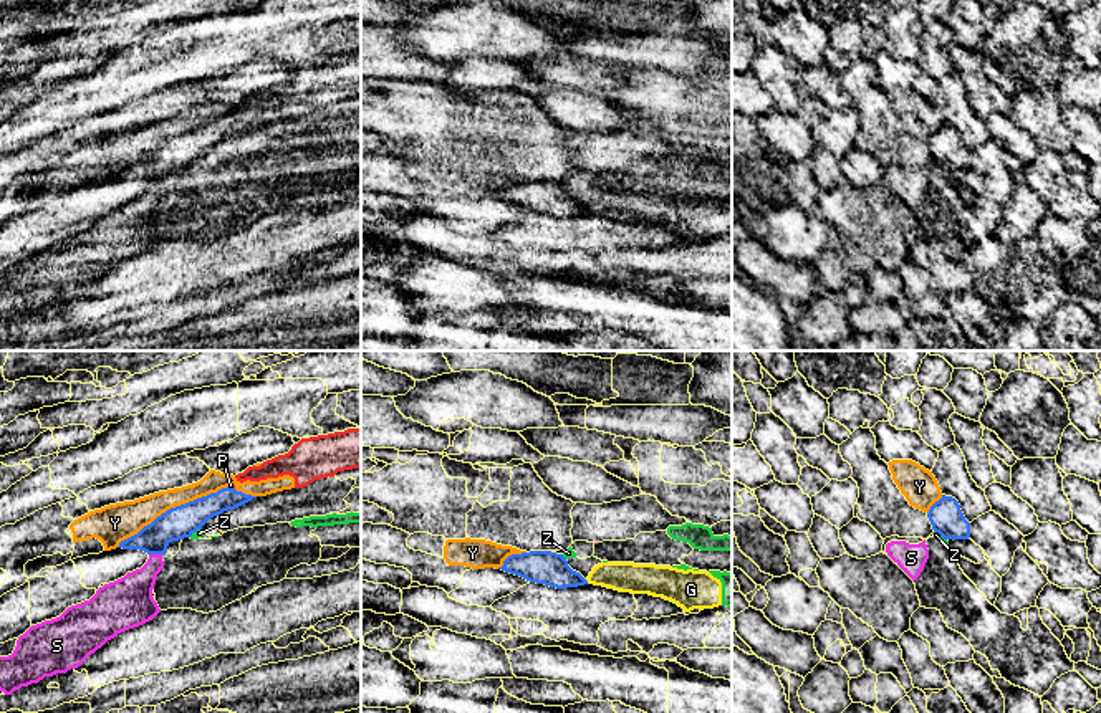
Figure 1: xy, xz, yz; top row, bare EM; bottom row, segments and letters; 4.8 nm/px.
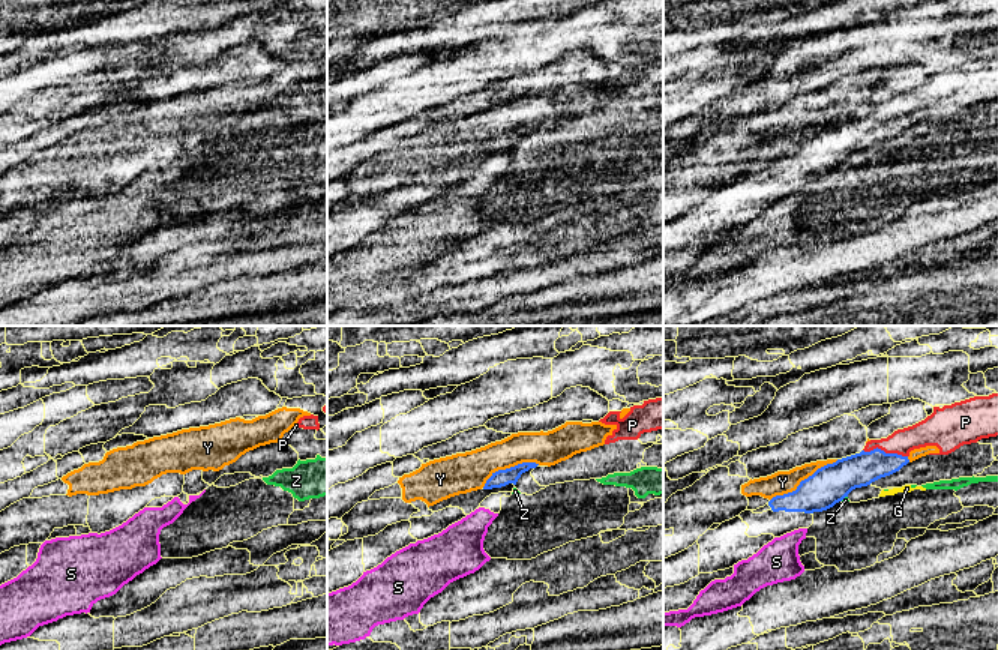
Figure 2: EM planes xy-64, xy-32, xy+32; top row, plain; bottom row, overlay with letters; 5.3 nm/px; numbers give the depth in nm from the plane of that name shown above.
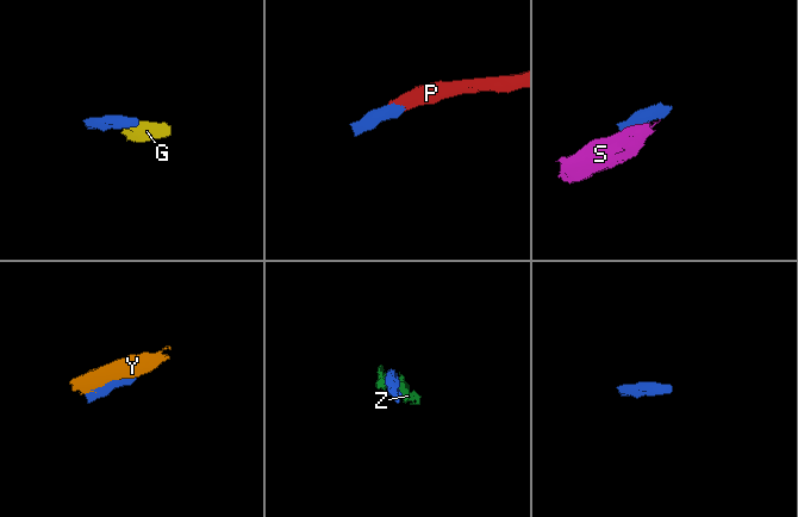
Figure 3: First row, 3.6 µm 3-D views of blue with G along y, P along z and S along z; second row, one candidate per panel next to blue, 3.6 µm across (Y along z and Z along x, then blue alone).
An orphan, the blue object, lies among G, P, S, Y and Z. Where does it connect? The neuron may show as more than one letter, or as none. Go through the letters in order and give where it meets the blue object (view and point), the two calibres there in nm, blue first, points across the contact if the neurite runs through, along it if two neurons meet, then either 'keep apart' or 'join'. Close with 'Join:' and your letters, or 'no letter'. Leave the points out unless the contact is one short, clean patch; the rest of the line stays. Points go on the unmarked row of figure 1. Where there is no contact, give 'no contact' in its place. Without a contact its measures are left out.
G: contact xz (586, 210); calibres 160 and 140 nm; border xz (585, 209), (588, 212); keep apart
P: contact xy (232, 118); calibres 140 and 20 nm; way xy (191, 146), (217, 133), (232, 118), (230, 114); join
S: contact xy (154, 182); calibres 160 and 220 nm; border xy (161, 182), (149, 186); keep apart
Y: contact xy (173, 138); calibres 160 and 180 nm; keep apart
Z: contact xy (194, 161); calibres 160 and 50 nm; border xy (201, 157), (189, 166); keep apart
Join: P

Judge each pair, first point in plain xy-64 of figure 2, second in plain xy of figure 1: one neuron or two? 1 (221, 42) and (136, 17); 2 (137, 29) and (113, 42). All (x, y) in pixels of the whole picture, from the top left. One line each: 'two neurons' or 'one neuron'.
1: two neurons
2: one neuron

